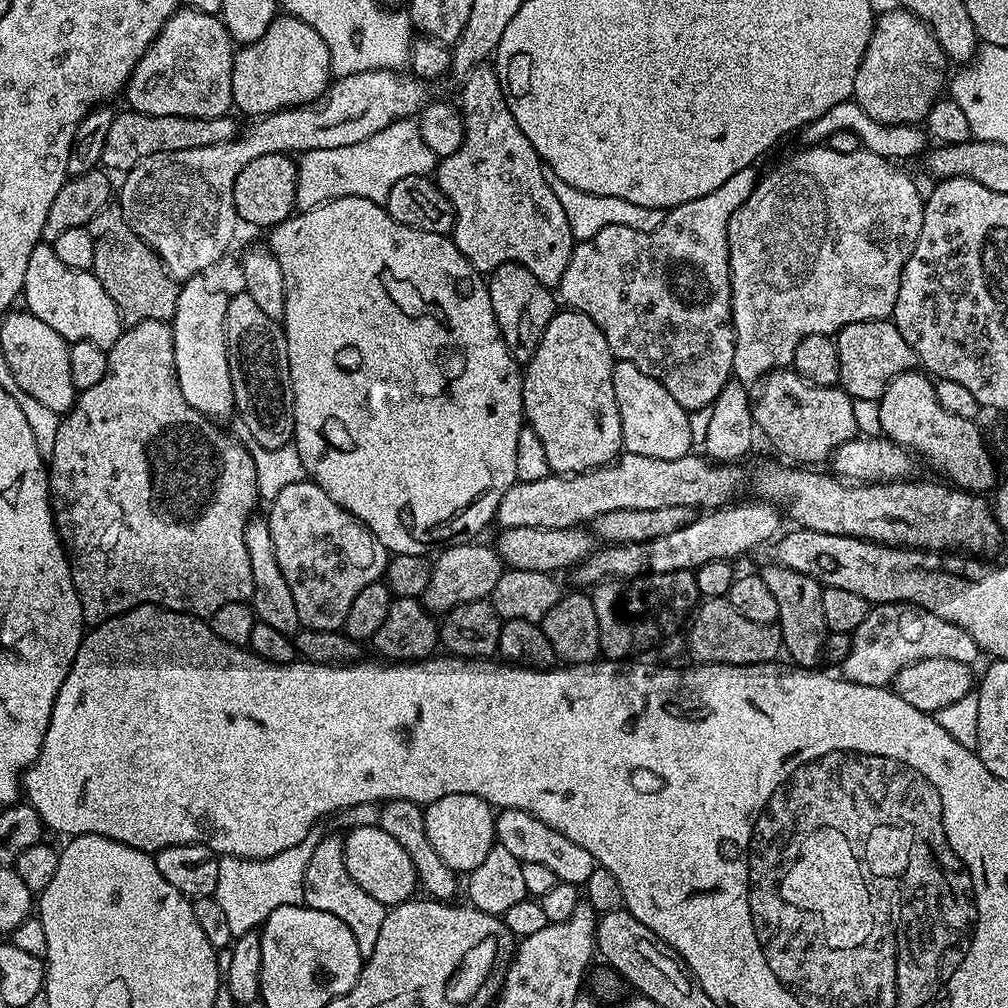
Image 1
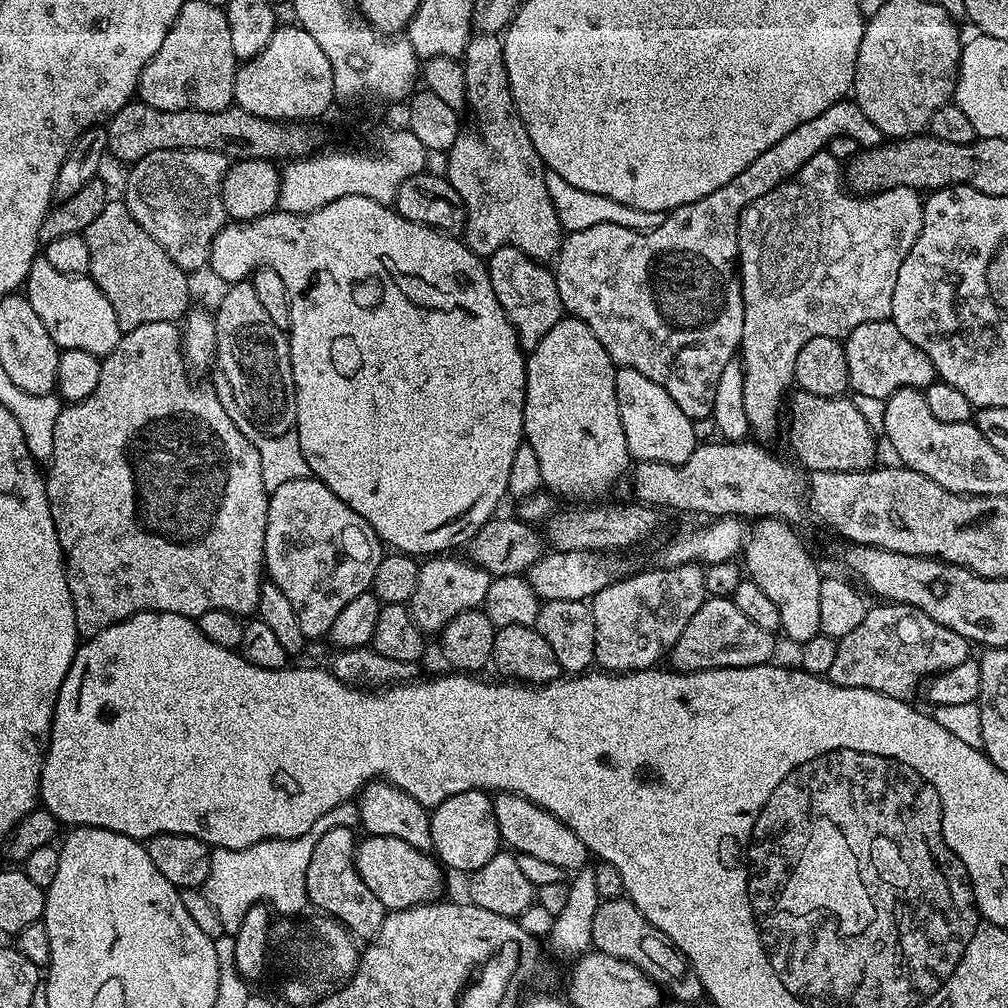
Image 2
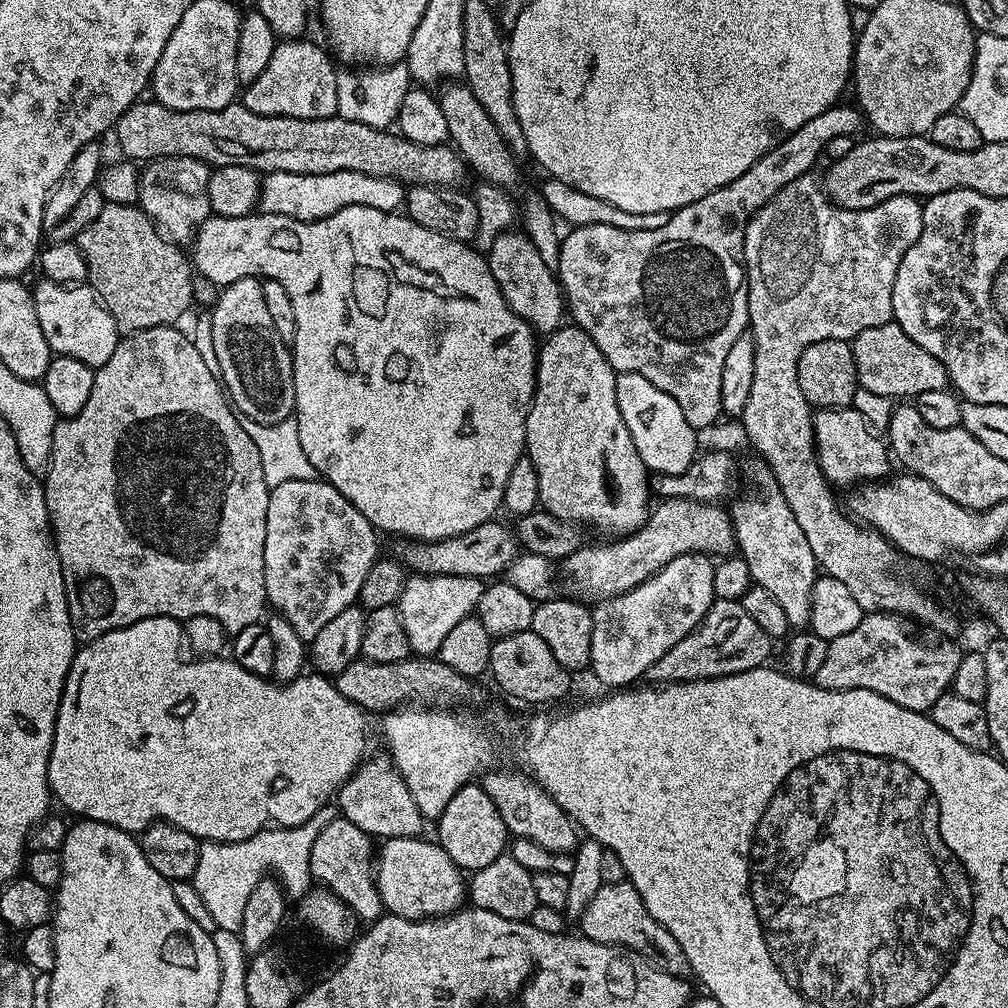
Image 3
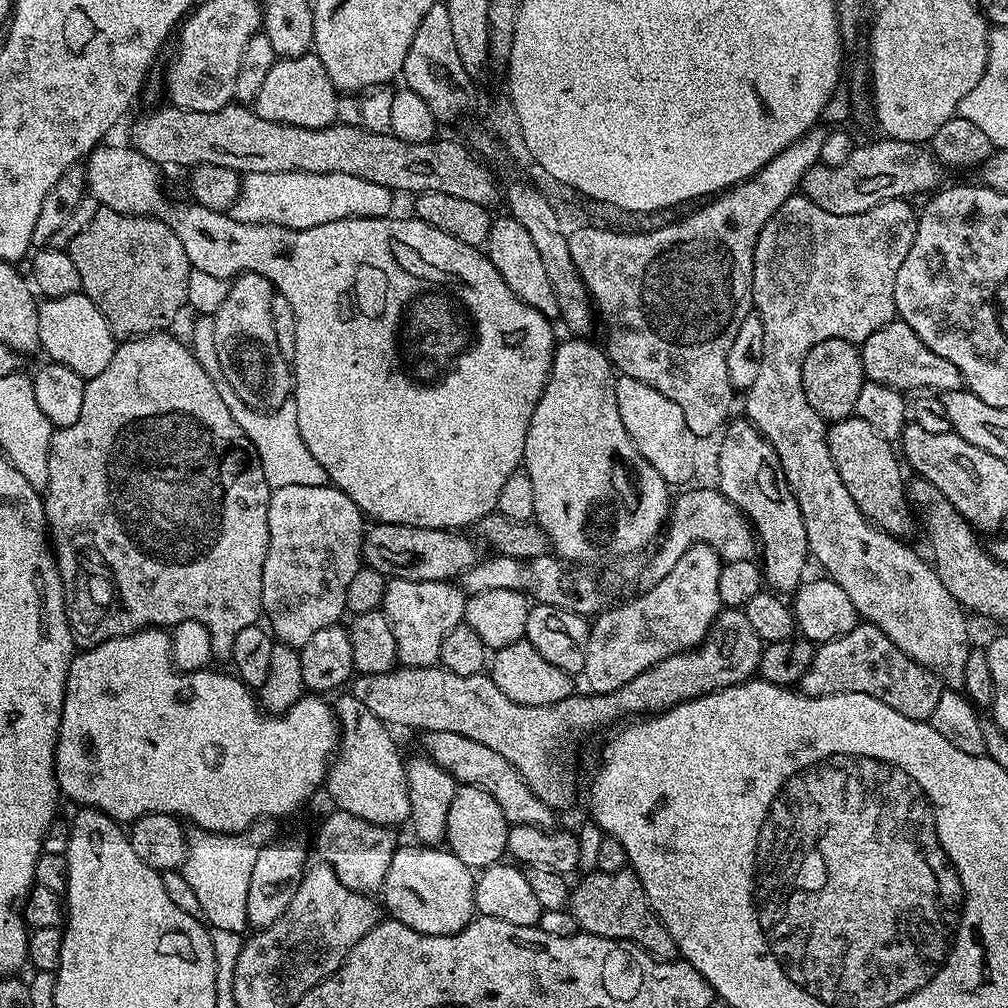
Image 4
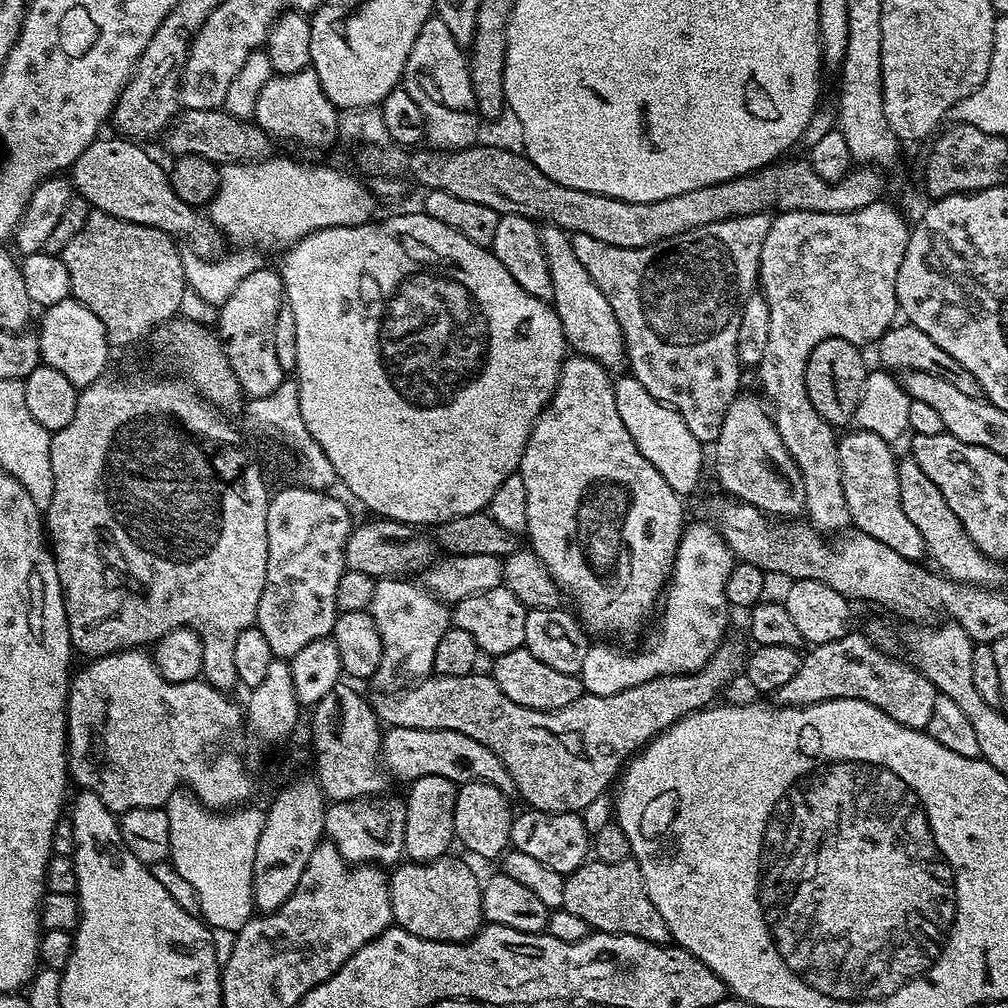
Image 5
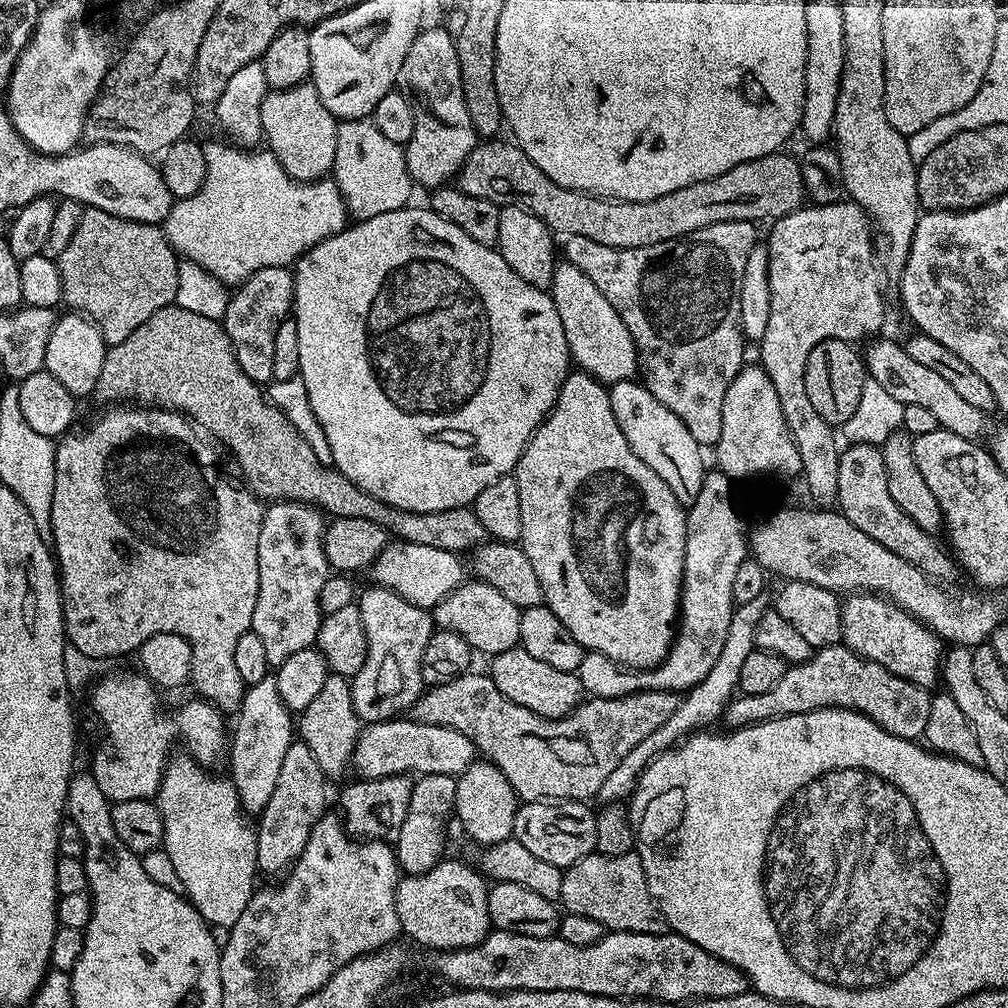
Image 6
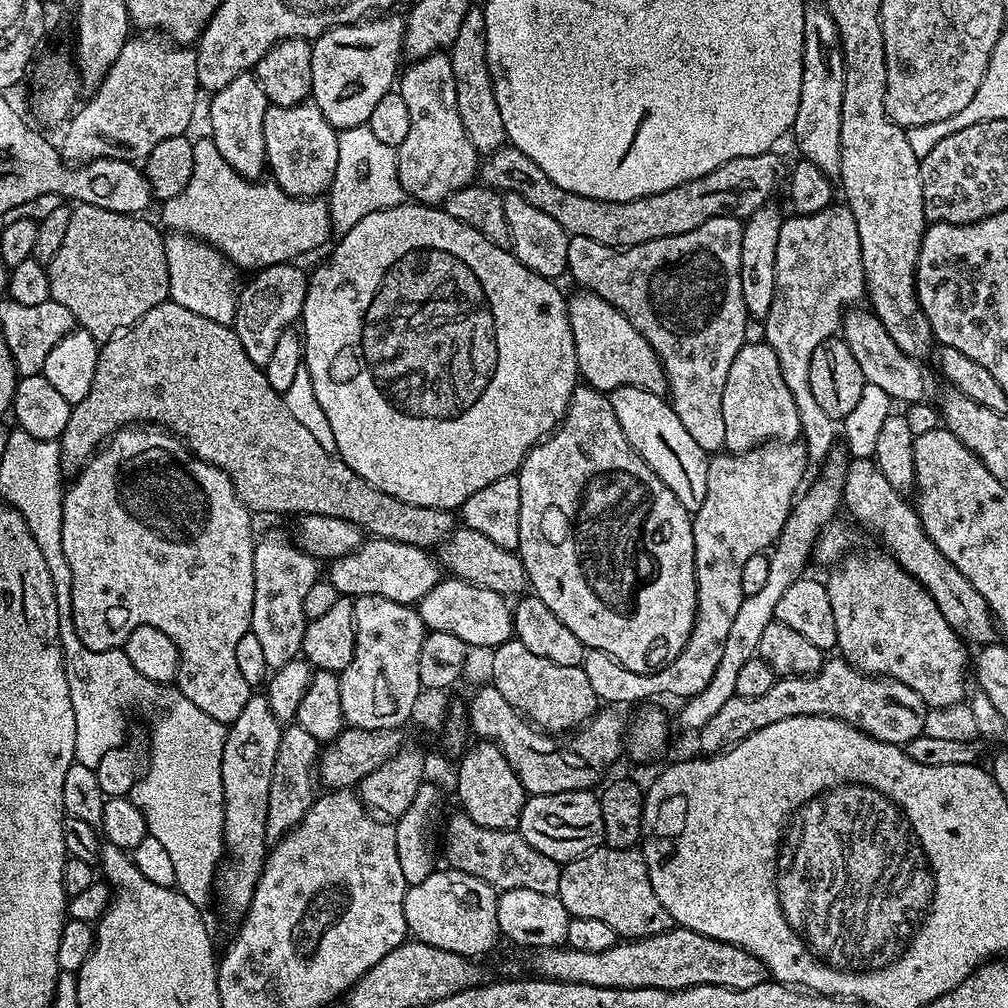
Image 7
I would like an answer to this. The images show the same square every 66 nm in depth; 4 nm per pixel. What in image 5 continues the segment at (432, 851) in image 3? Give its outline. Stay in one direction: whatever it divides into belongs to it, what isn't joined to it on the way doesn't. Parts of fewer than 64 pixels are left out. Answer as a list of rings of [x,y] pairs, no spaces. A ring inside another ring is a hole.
[[[449,854],[429,864],[404,862],[391,873],[388,893],[392,903],[392,918],[399,927],[410,934],[427,940],[437,940],[447,944],[460,944],[471,940],[482,927],[481,877],[472,873],[472,868],[464,860],[455,860]]]

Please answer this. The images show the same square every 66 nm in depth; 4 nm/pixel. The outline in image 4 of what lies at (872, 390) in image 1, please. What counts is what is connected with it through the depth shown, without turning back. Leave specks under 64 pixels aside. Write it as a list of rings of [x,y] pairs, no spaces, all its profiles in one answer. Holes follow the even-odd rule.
[[[899,318],[890,321],[882,330],[874,330],[874,334],[864,336],[859,345],[864,375],[869,381],[885,384],[897,390],[906,388],[920,388],[916,390],[931,390],[936,394],[953,392],[962,387],[960,371],[954,362],[941,358],[906,326],[906,322]]]

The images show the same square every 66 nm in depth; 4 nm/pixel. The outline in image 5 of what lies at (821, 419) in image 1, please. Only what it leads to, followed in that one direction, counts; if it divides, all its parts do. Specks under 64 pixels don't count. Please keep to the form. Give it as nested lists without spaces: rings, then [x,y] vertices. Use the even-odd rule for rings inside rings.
[[[856,428],[839,437],[838,462],[842,470],[842,490],[846,494],[848,519],[855,531],[870,534],[870,538],[878,538],[882,546],[890,546],[894,554],[902,554],[907,560],[923,561],[926,549],[922,542],[922,534],[906,518],[902,510],[902,502],[898,498],[898,456],[892,453],[893,445],[877,434]]]

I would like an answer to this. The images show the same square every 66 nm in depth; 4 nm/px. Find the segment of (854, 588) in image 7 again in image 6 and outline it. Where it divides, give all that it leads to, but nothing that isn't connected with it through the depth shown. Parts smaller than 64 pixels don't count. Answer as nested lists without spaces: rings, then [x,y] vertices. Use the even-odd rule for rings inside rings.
[[[864,590],[859,594],[852,594],[842,604],[842,642],[850,650],[870,662],[878,662],[878,666],[886,666],[890,674],[898,674],[898,678],[906,678],[914,682],[919,688],[931,689],[932,683],[937,683],[942,672],[942,641],[932,629],[927,628],[922,621],[910,615],[906,609],[900,608],[891,600],[871,591]]]

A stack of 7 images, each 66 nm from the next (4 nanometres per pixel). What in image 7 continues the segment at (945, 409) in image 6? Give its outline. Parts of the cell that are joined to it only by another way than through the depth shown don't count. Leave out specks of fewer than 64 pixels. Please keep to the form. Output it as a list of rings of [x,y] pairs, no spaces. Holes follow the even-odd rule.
[[[852,310],[845,315],[842,321],[842,339],[846,342],[846,346],[850,346],[850,354],[854,354],[854,358],[858,358],[858,366],[862,366],[865,381],[884,390],[892,402],[904,400],[905,405],[910,405],[927,401],[928,395],[932,392],[932,380],[928,377],[927,370],[920,365],[923,363],[917,357],[907,356],[902,350],[898,350],[894,338],[890,338],[890,334],[886,334],[886,326],[882,326],[882,322],[873,312],[870,310],[856,311],[860,310]]]

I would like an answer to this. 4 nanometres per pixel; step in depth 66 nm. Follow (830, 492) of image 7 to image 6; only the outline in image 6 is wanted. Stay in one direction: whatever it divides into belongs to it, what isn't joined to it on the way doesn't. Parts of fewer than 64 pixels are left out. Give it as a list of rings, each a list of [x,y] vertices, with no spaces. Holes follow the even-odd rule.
[[[759,596],[754,598],[754,602],[737,604],[733,607],[730,630],[726,633],[726,646],[722,646],[722,654],[718,654],[718,662],[714,662],[710,674],[706,674],[706,678],[702,678],[702,682],[698,682],[693,688],[688,689],[686,695],[681,697],[674,714],[670,714],[670,718],[666,718],[666,722],[654,730],[648,738],[642,738],[642,741],[638,742],[622,758],[621,762],[618,762],[617,769],[603,782],[596,797],[601,805],[621,803],[629,799],[636,791],[641,773],[655,757],[661,756],[670,748],[675,748],[681,740],[687,740],[693,732],[715,725],[712,723],[723,717],[724,709],[728,707],[729,700],[737,695],[742,678],[742,666],[746,663],[747,656],[751,652],[757,651],[756,631],[758,630],[758,622],[762,622],[762,614],[766,611],[765,602],[765,597]]]

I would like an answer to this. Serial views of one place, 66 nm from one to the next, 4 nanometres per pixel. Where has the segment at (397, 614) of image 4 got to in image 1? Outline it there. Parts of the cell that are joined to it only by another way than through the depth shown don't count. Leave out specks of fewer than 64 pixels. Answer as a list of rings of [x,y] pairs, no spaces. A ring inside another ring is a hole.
[[[452,542],[443,549],[437,560],[431,561],[432,573],[430,584],[426,586],[422,603],[433,614],[446,614],[459,604],[474,602],[491,597],[494,586],[498,586],[498,578],[506,565],[496,553],[495,547],[480,542]]]

